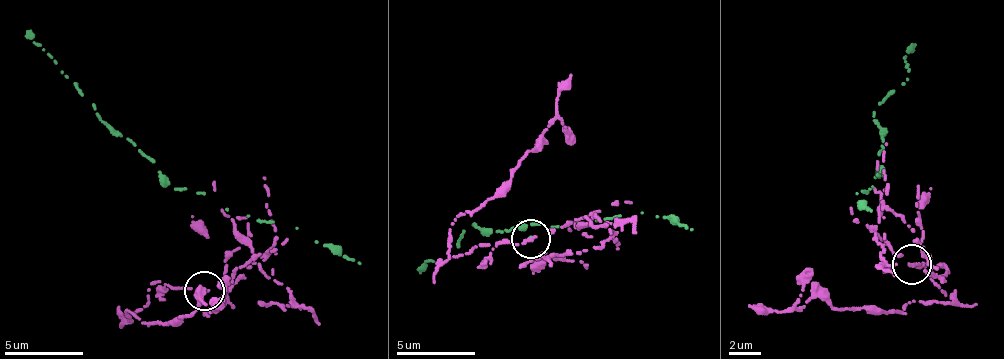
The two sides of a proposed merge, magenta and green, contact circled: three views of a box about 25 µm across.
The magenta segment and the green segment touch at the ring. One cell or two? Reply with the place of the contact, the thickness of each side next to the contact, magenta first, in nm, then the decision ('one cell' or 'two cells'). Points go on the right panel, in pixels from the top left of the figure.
at (912, 264); 260 nm thick on the magenta side, 70 nm on the other; two cells

